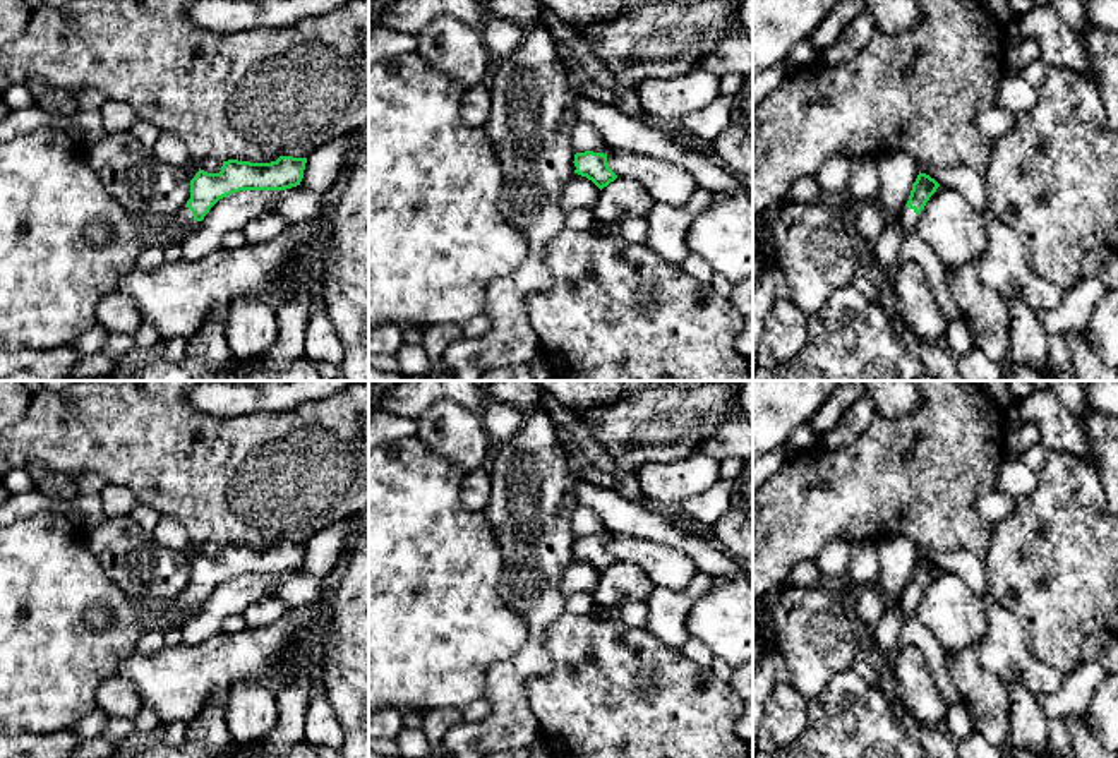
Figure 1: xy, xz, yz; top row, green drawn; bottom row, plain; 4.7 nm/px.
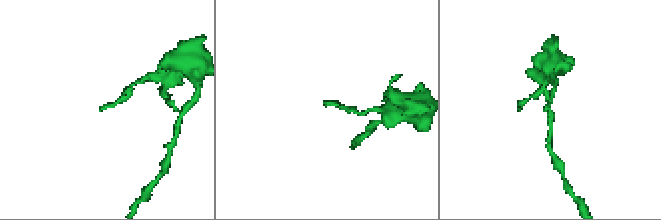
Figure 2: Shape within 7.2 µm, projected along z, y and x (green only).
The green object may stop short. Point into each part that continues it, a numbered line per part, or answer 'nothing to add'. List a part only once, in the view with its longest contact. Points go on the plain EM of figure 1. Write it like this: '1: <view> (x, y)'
1: xy (184, 602)

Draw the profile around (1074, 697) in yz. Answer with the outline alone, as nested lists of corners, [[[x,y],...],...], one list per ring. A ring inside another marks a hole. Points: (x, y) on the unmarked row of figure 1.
[[[1080,662],[1063,677],[1061,688],[1051,695],[1036,695],[1037,705],[1048,720],[1068,715],[1087,715],[1097,686],[1109,676],[1108,669],[1096,662]]]

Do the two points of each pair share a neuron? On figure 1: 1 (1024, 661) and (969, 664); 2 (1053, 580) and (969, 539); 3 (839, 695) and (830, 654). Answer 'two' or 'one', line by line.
1: two
2: two
3: two

